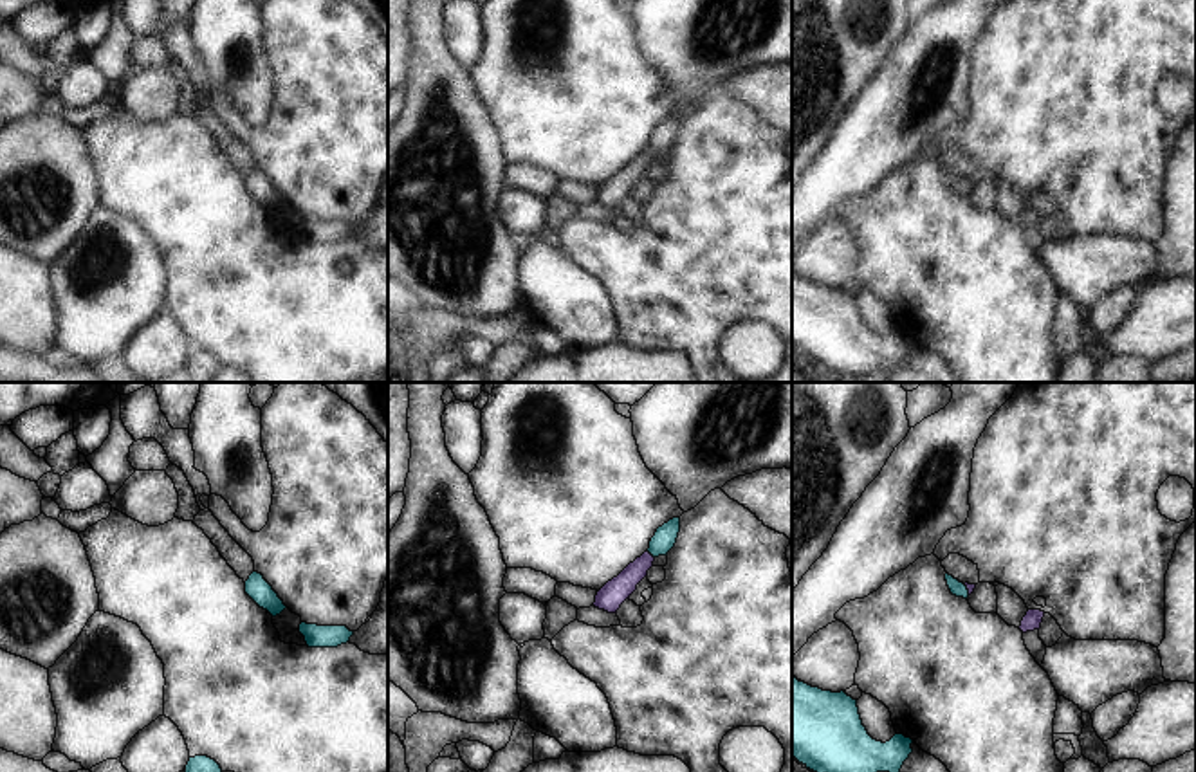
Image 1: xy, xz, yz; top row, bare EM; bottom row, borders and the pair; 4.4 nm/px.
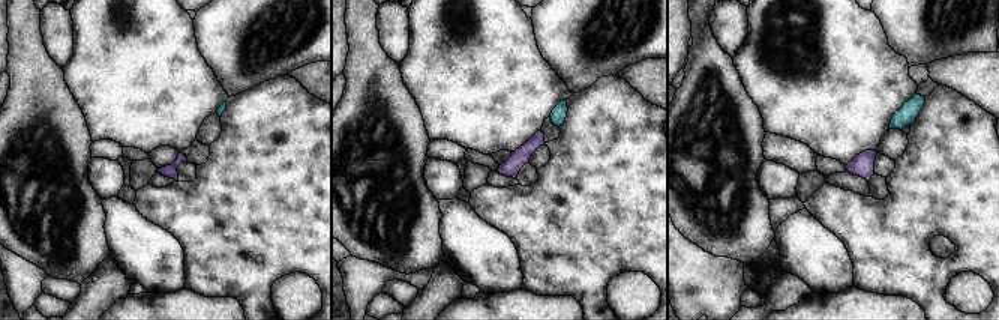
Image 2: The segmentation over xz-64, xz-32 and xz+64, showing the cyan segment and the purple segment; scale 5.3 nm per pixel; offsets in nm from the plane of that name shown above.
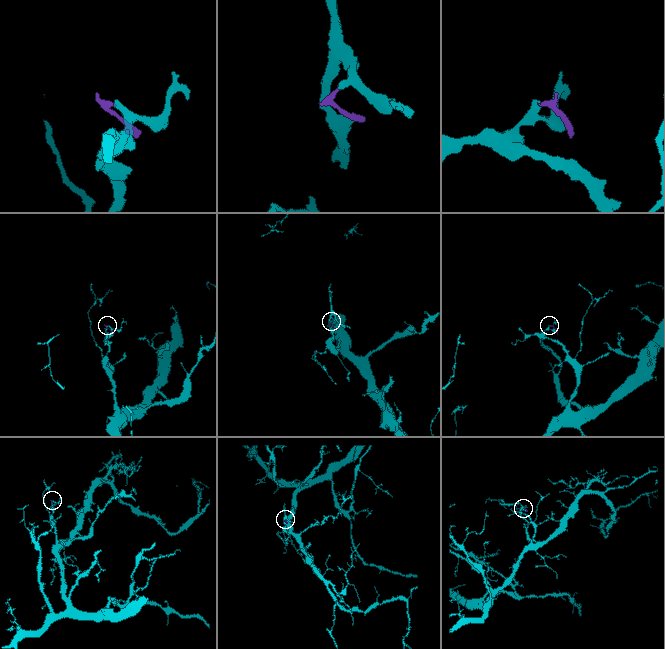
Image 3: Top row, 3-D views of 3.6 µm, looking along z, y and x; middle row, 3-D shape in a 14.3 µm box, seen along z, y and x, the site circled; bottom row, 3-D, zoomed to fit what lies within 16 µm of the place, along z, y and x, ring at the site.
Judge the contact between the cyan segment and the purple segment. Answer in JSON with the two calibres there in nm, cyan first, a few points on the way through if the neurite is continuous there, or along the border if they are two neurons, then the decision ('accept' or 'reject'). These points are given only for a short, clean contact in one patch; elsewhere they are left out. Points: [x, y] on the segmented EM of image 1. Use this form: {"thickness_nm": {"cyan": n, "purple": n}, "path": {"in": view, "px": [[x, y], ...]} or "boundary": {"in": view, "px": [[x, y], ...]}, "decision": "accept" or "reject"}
{"thickness_nm": {"cyan": 100, "purple": 110}, "path": {"in": "xz", "px": [[662, 542], [650, 552], [619, 588]]}, "decision": "accept"}

